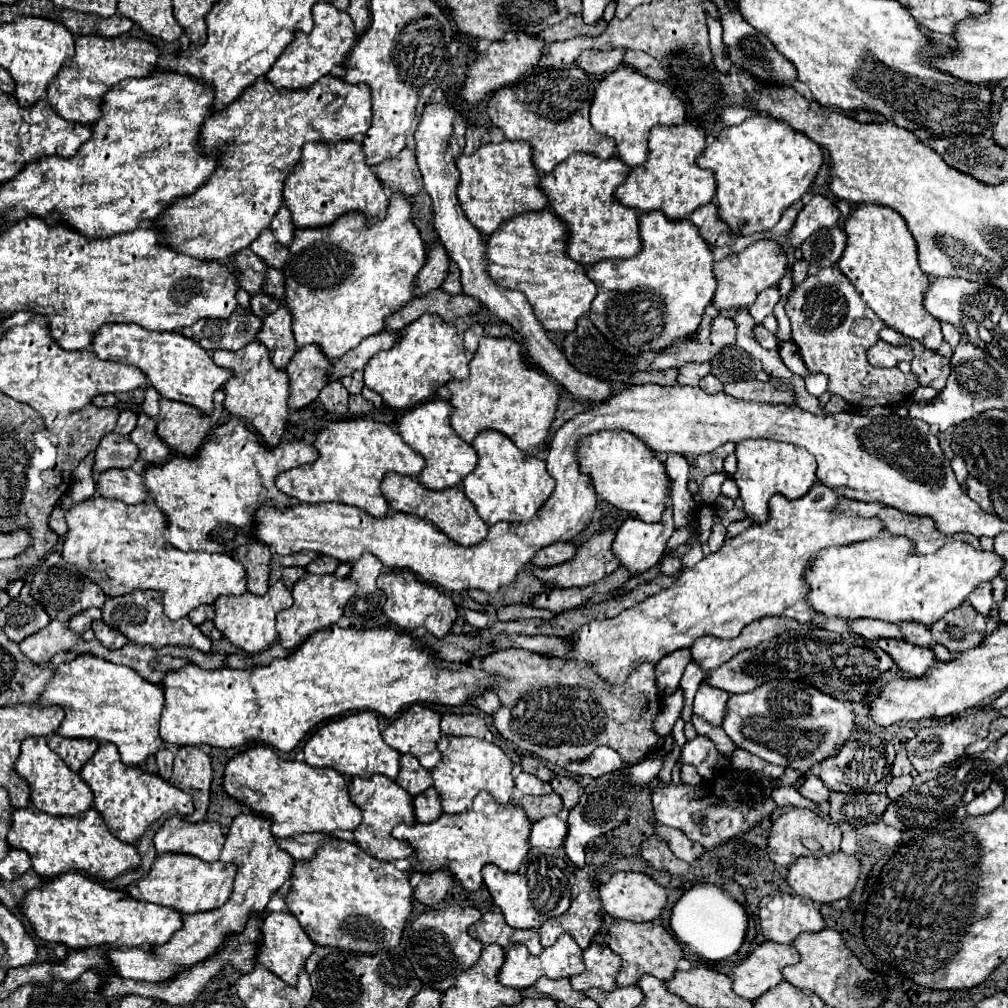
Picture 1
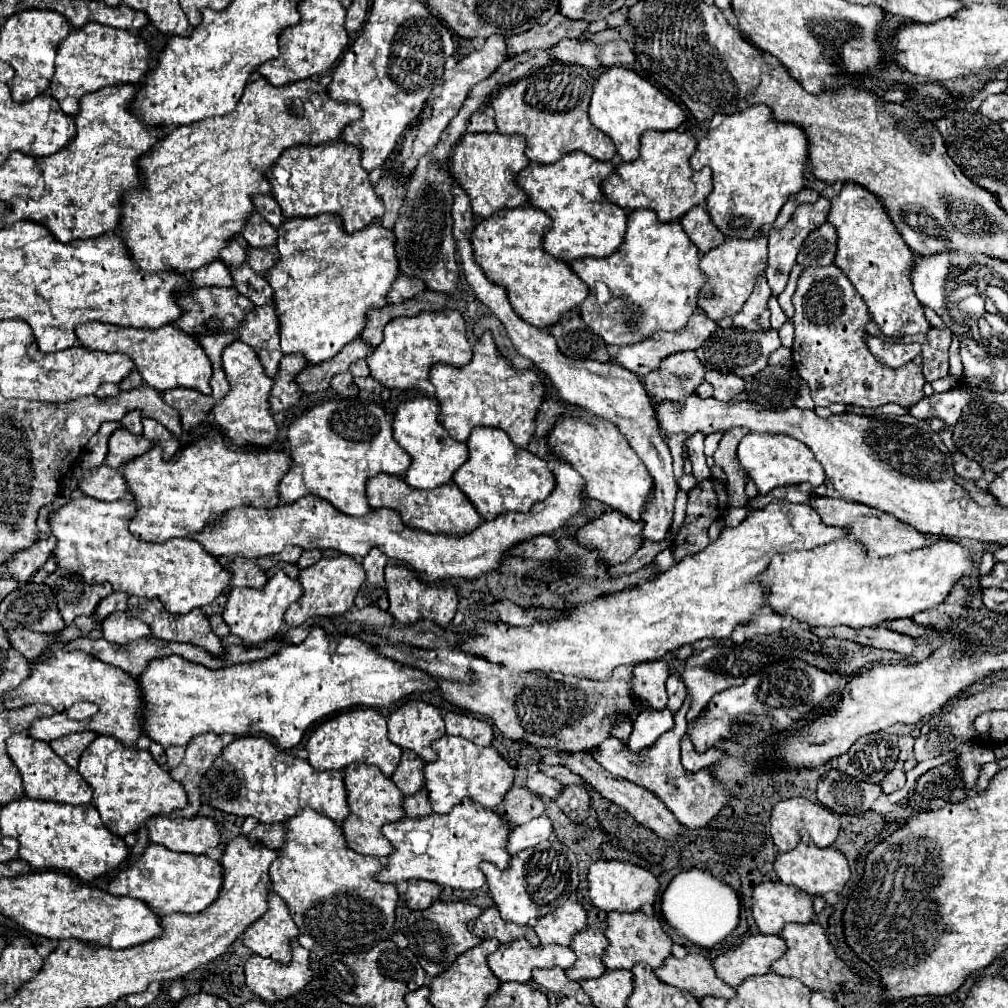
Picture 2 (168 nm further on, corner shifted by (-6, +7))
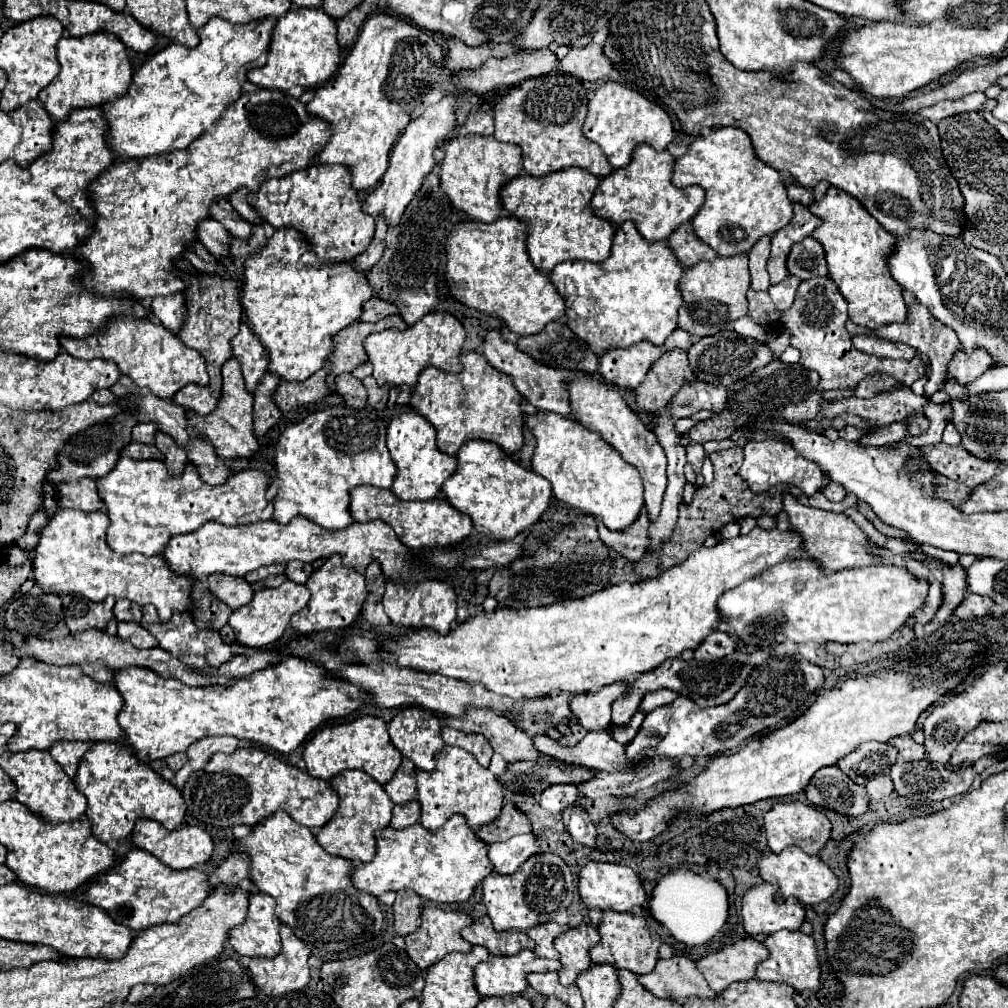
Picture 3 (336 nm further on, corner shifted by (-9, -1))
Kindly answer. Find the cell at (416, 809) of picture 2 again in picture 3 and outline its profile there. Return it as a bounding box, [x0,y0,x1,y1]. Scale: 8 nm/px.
[389,800,421,828]

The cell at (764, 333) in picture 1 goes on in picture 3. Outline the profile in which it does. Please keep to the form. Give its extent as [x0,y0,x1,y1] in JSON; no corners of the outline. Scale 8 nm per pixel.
[769,276,801,310]

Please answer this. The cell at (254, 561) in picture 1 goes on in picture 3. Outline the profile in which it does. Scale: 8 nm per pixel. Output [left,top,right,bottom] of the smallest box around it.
[209,574,253,610]

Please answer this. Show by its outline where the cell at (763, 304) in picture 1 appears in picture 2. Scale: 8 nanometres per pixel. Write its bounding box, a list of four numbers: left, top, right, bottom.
[766,196,830,296]

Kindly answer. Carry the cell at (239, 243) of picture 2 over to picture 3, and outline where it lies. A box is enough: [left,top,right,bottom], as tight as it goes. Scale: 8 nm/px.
[197,218,229,258]

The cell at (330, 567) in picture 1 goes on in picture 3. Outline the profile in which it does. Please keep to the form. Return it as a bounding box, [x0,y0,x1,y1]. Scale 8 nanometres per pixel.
[285,562,313,584]

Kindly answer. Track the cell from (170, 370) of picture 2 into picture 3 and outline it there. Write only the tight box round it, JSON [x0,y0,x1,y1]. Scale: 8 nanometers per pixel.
[59,315,209,398]

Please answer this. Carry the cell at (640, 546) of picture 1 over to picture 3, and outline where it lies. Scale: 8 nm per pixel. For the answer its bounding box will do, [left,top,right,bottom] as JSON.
[569,376,667,520]

